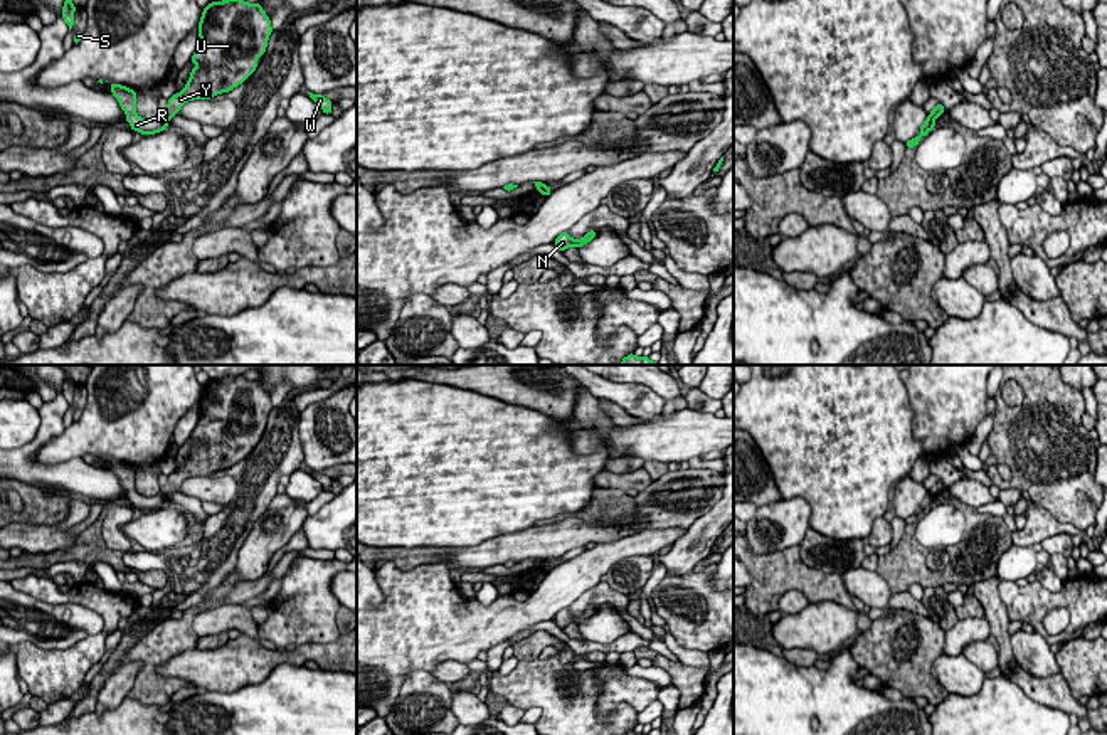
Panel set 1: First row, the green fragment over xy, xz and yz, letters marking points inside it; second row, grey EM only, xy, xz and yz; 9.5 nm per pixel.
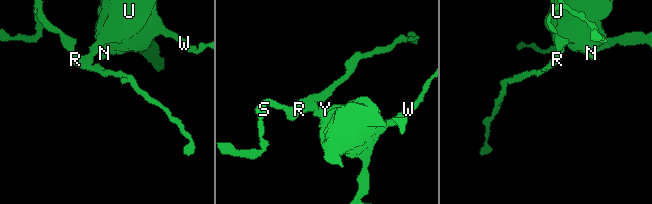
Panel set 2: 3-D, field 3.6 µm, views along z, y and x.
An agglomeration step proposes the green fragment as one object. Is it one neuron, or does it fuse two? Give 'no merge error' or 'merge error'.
merge error

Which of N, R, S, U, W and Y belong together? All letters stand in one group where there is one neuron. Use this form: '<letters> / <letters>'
N U W Y / R S

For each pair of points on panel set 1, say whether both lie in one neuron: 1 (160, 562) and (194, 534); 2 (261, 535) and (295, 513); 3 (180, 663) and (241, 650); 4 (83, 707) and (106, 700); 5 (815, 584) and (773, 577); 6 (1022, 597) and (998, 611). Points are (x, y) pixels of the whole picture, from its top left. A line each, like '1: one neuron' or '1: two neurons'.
1: two neurons
2: one neuron
3: one neuron
4: two neurons
5: one neuron
6: two neurons

